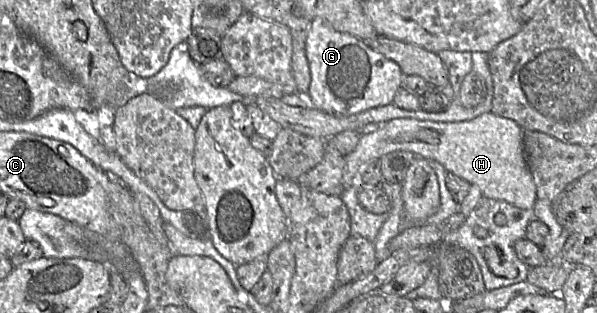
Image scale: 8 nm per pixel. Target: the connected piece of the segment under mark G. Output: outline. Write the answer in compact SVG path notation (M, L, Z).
M322 19L310 20L305 53L311 82L308 95L315 108L336 116L350 116L365 110L391 104L396 91L403 86L404 74L400 66L354 35L340 32Z

